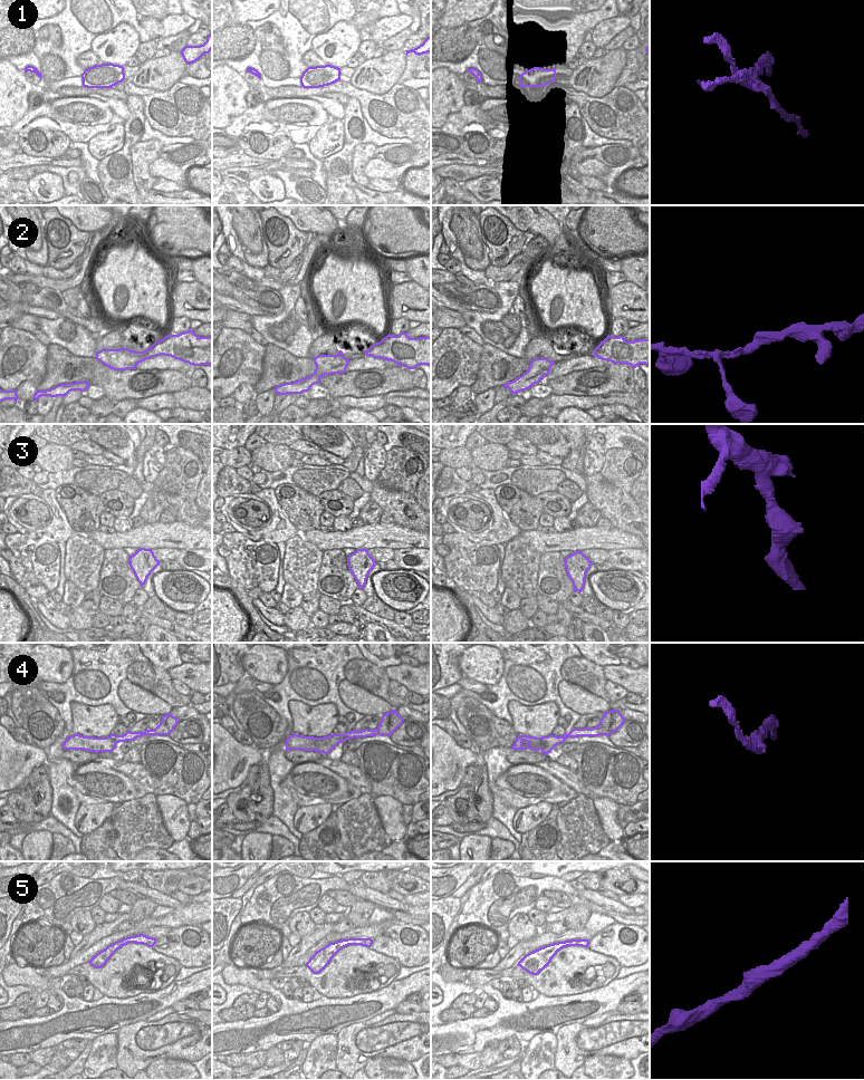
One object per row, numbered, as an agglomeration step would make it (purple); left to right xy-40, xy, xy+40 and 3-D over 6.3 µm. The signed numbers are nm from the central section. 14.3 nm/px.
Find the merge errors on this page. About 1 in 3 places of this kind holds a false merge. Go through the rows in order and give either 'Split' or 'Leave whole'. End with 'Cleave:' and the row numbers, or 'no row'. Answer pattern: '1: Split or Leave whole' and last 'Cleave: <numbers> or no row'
1: Split
2: Leave whole
3: Leave whole
4: Leave whole
5: Leave whole
Cleave: 1.

